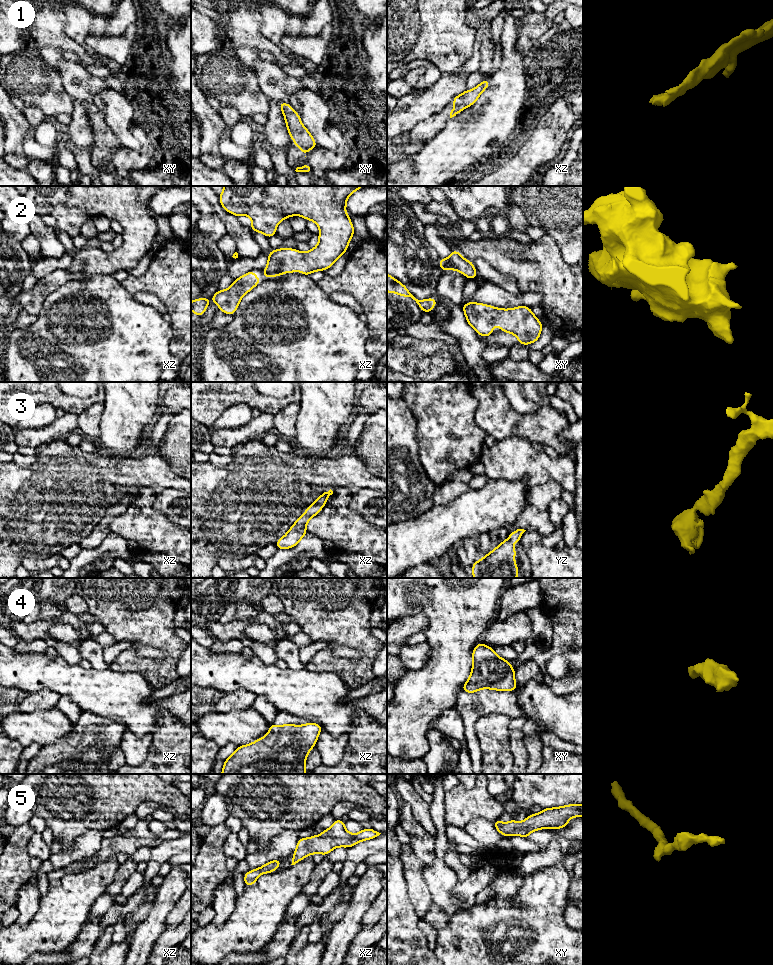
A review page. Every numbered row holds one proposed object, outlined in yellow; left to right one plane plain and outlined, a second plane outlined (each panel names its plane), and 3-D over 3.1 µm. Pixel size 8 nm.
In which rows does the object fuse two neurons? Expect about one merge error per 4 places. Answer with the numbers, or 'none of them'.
none of them

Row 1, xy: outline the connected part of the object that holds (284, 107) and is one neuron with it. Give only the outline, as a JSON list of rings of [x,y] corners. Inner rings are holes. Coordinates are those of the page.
[[[278,102],[285,123],[288,128],[289,136],[293,139],[294,145],[300,148],[300,151],[306,155],[309,150],[318,147],[311,133],[301,123],[300,116],[289,103]]]

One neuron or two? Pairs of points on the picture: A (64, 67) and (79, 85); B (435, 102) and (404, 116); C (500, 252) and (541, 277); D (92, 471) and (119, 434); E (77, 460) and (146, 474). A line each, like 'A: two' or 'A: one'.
A: one
B: one
C: one
D: two
E: one

